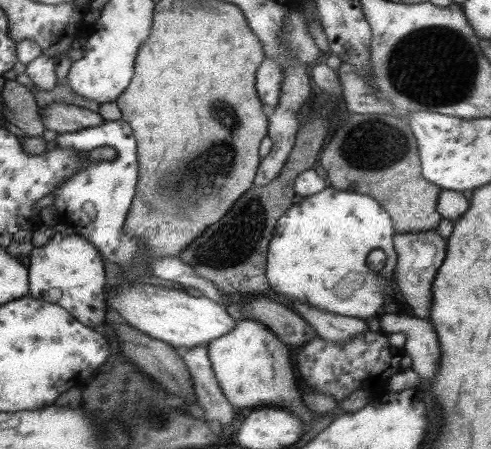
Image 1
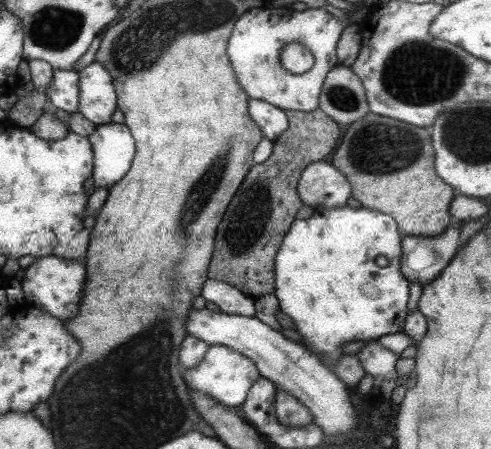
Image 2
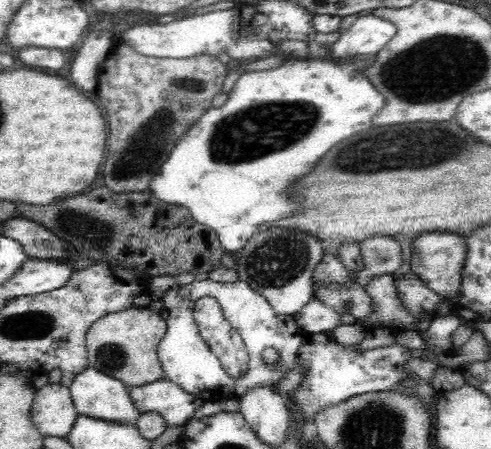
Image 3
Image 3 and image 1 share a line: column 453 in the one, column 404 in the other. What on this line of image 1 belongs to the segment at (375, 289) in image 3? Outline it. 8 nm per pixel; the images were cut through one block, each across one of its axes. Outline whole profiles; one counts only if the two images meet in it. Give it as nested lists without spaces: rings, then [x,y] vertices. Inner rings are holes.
[[[385,314],[379,320],[379,328],[385,336],[401,332],[405,334],[405,346],[401,352],[411,358],[411,368],[421,378],[433,378],[437,372],[439,346],[435,328],[429,320],[413,314]]]

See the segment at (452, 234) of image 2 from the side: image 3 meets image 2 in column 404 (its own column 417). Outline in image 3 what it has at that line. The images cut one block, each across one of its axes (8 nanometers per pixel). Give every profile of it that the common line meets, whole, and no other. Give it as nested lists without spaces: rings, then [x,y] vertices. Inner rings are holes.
[[[432,232],[432,234],[424,234],[424,236],[416,236],[416,240],[412,242],[412,258],[410,258],[410,268],[412,274],[416,274],[428,288],[432,288],[434,292],[438,292],[440,296],[446,296],[446,300],[454,302],[456,296],[460,294],[460,282],[462,282],[462,274],[464,274],[464,260],[466,260],[466,238],[458,236],[458,234],[442,234],[442,232]],[[440,250],[448,250],[448,258],[446,258],[446,266],[444,268],[426,268],[426,260],[432,260],[436,256],[436,252],[440,254]]]

